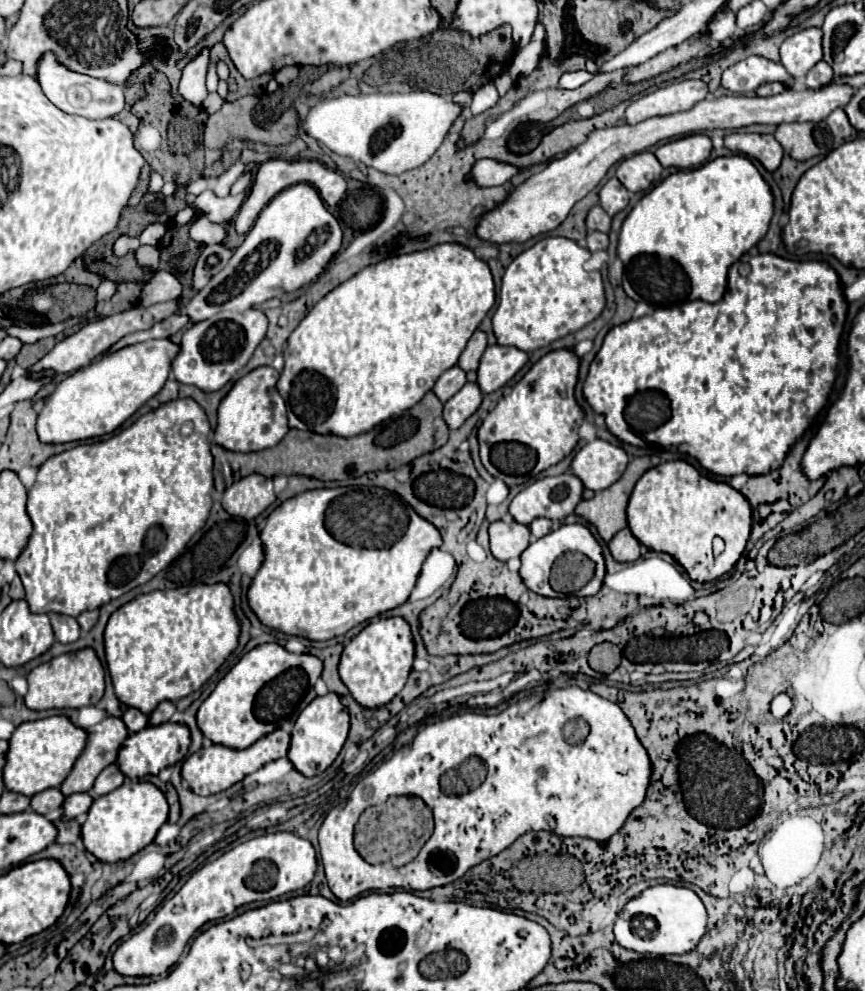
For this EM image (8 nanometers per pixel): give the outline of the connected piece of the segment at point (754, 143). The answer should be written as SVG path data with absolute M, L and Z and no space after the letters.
M732 133L724 139L724 145L730 151L744 153L748 157L758 159L768 171L776 171L784 149L782 145L774 139L774 135L758 135L758 133Z

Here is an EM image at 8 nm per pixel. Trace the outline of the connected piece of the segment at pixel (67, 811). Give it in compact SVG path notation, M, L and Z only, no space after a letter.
M74 793L70 797L66 797L64 803L64 817L66 819L84 819L88 815L88 809L92 805L92 795L90 793Z

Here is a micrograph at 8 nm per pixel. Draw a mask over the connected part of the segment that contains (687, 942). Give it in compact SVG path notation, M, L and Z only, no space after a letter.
M670 883L646 887L642 893L632 897L618 913L614 923L616 943L624 949L652 955L686 953L696 947L706 931L706 909L700 897L688 889Z

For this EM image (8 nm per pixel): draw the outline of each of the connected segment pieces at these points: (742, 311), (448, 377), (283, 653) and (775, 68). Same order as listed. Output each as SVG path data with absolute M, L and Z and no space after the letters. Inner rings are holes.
M764 253L764 255L756 255L756 257L744 255L742 259L738 259L738 263L734 263L730 267L728 289L718 303L690 301L690 303L670 307L670 309L656 309L652 315L632 319L630 323L612 327L608 331L608 335L604 337L604 343L602 343L596 359L590 365L590 373L584 383L584 397L596 413L604 415L608 429L624 443L638 445L638 447L640 445L654 445L654 447L660 447L666 451L678 451L682 447L684 453L698 459L706 471L720 475L720 477L734 477L740 473L764 475L764 473L770 473L770 471L776 471L778 467L782 467L790 447L804 435L804 431L812 425L816 415L828 403L828 395L834 387L836 369L838 369L838 361L840 361L838 345L840 345L840 337L842 337L844 323L846 323L846 311L848 311L848 301L844 297L844 285L840 281L838 273L826 261L792 261L792 259L778 257L774 253ZM644 390L657 390L660 393L644 393ZM630 395L638 397L638 401L634 401L634 405L628 407L628 401L632 401ZM666 405L670 411L668 417L664 417Z
M452 367L440 375L440 379L436 381L432 391L436 393L436 397L442 403L446 403L452 395L456 395L464 387L464 383L466 383L466 373L460 367Z
M264 643L248 651L216 685L198 709L198 727L216 745L246 749L278 729L294 715L306 693L322 673L322 661L314 655L290 653L278 643Z
M756 55L734 63L722 73L722 87L732 93L750 93L756 91L762 83L770 81L782 81L788 87L792 87L794 83L794 79L786 73L786 69L780 63Z

